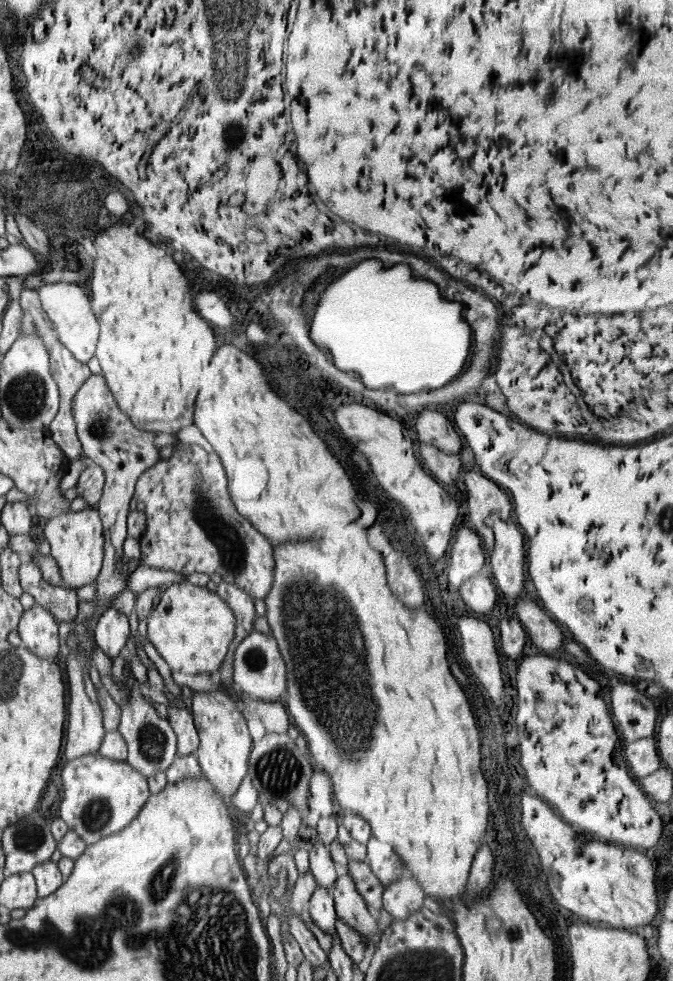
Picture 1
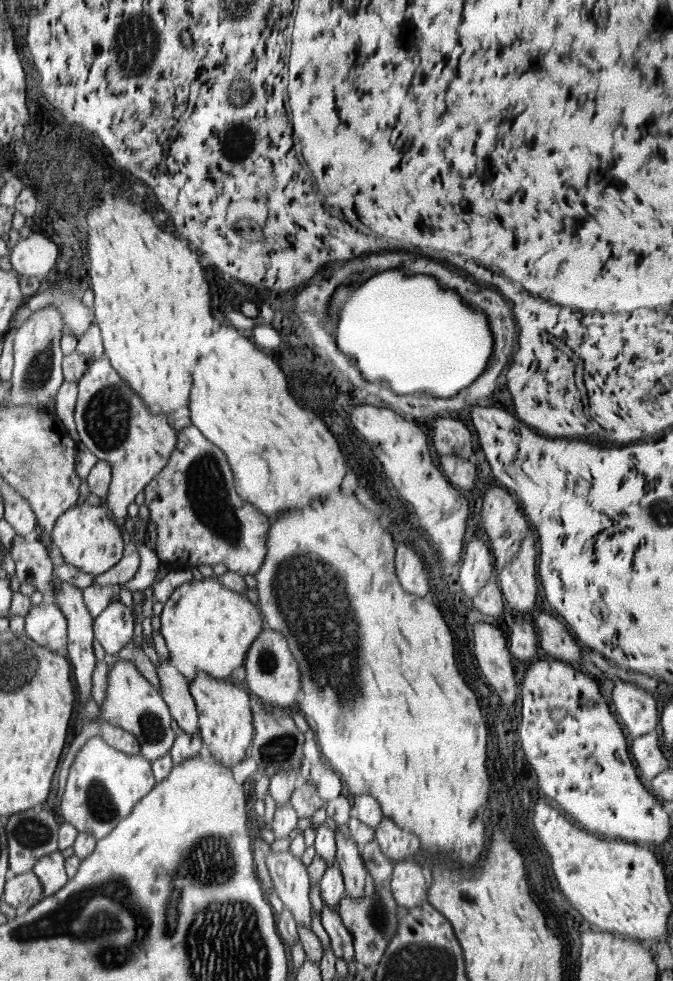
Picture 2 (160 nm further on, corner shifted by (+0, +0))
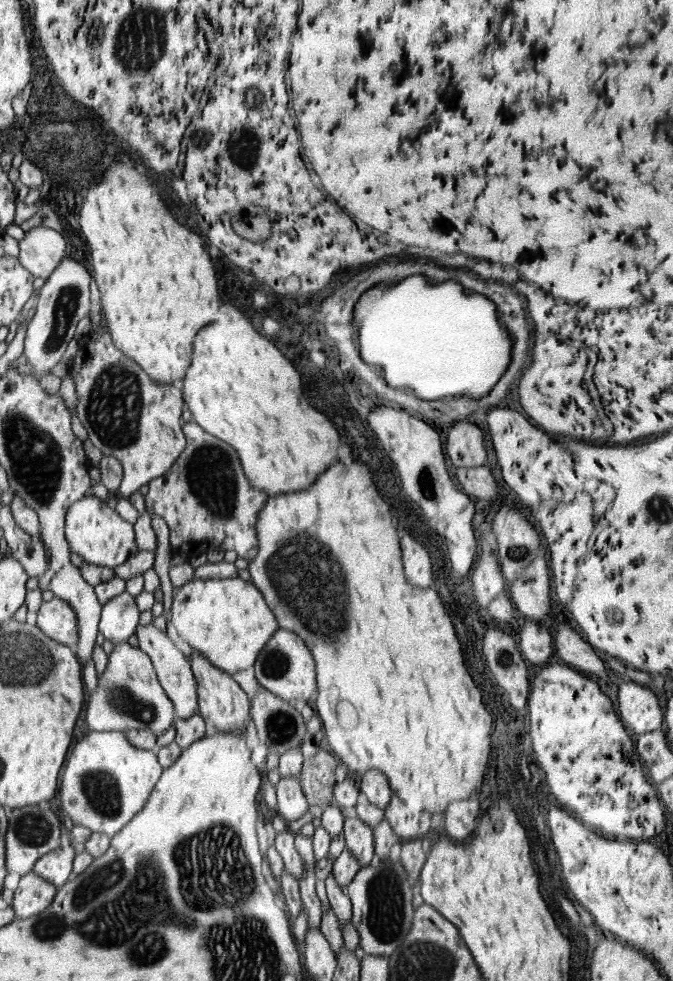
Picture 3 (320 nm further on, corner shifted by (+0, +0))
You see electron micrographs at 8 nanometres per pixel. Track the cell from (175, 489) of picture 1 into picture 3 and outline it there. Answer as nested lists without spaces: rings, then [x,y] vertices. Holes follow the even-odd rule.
[[[193,420],[184,422],[182,430],[187,440],[186,448],[163,475],[148,484],[149,489],[145,495],[148,512],[158,514],[166,520],[170,531],[170,548],[174,555],[193,559],[202,551],[218,548],[224,552],[233,550],[238,557],[250,562],[258,553],[257,516],[268,496],[263,490],[250,486],[248,478],[244,476],[236,449],[227,442],[204,432]]]

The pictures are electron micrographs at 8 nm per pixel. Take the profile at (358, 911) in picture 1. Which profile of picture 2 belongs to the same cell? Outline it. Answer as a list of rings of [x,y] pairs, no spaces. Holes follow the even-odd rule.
[[[340,832],[336,833],[335,841],[337,844],[335,859],[344,875],[345,895],[352,898],[363,897],[368,871],[360,858],[360,847],[356,846],[356,841],[352,837],[348,838]]]

